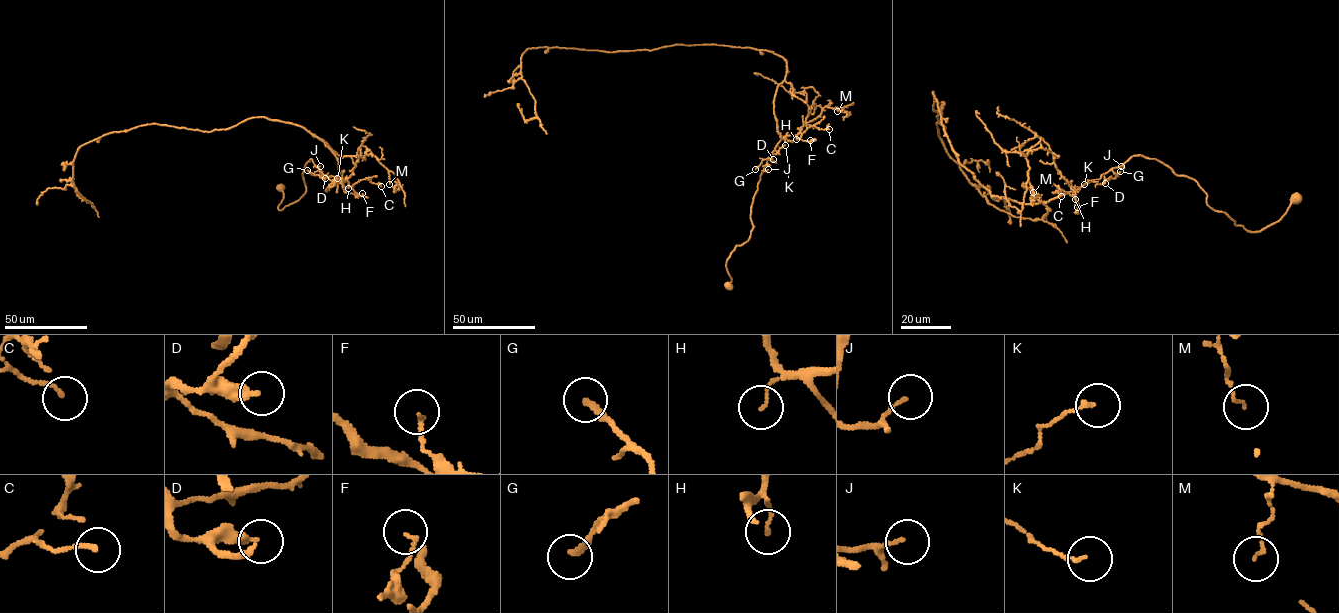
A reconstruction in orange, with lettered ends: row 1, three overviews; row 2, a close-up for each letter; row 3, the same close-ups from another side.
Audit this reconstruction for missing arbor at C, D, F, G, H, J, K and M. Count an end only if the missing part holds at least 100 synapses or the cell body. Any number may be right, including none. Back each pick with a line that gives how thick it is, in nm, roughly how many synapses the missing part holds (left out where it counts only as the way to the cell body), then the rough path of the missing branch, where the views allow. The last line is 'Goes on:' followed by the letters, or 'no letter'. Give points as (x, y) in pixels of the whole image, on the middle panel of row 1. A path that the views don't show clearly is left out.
Goes on: no letter

